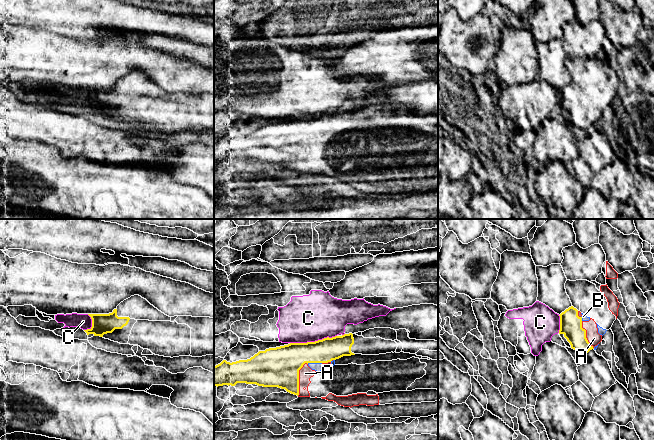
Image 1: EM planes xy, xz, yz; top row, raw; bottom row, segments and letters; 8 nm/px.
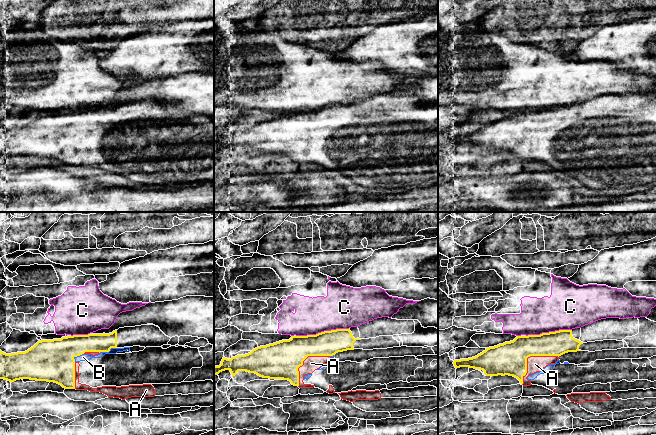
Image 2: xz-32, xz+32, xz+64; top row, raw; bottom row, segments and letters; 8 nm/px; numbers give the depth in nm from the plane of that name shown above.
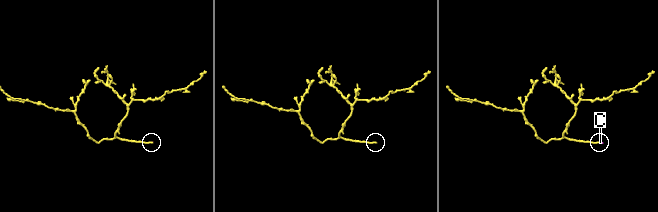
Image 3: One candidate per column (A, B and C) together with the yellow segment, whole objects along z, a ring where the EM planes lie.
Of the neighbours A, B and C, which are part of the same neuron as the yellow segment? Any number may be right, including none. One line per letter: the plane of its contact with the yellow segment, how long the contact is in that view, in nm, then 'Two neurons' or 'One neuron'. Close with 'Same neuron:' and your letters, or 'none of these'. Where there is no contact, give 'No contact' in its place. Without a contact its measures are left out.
A: Touches yellow in xz. Shared border 280 nm. One neuron
B: Touches yellow in xz. Shared border 120 nm. One neuron
C: Touches yellow in xz. Shared border 380 nm. Two neurons
Same neuron: A, B

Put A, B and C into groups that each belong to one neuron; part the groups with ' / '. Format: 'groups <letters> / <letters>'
groups A B / C

